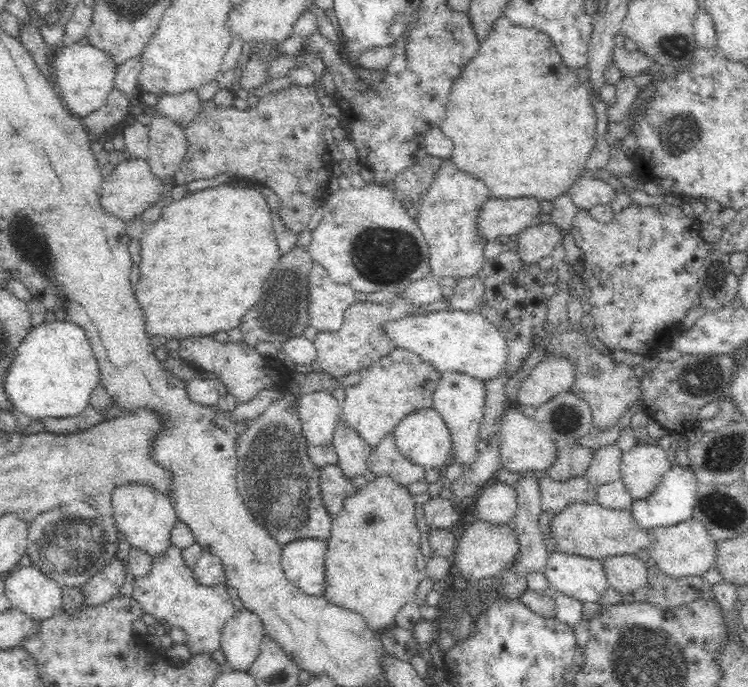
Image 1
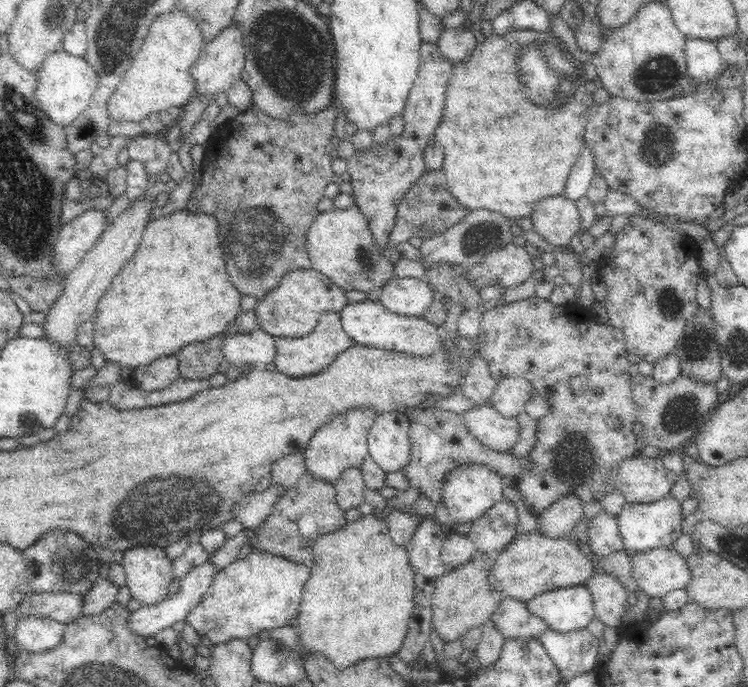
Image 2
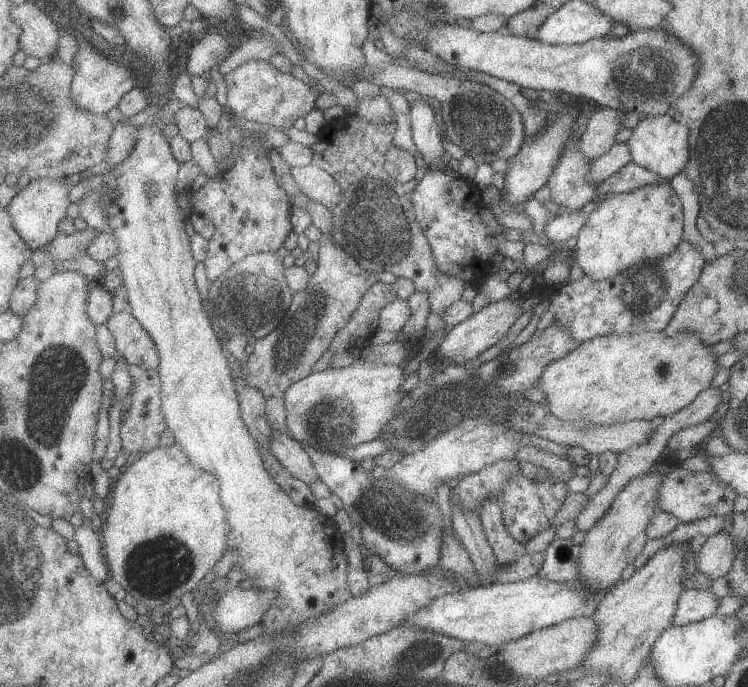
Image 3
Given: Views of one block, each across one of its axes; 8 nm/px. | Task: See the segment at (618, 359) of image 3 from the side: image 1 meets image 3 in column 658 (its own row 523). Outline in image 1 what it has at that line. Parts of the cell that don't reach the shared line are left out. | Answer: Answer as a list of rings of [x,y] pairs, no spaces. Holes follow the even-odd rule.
[[[382,474],[346,498],[342,510],[332,519],[331,533],[326,540],[327,587],[324,598],[336,606],[361,614],[370,630],[381,632],[392,627],[400,608],[414,600],[418,584],[426,577],[426,561],[420,552],[420,531],[414,518],[415,504],[406,487],[394,483],[391,476]]]

